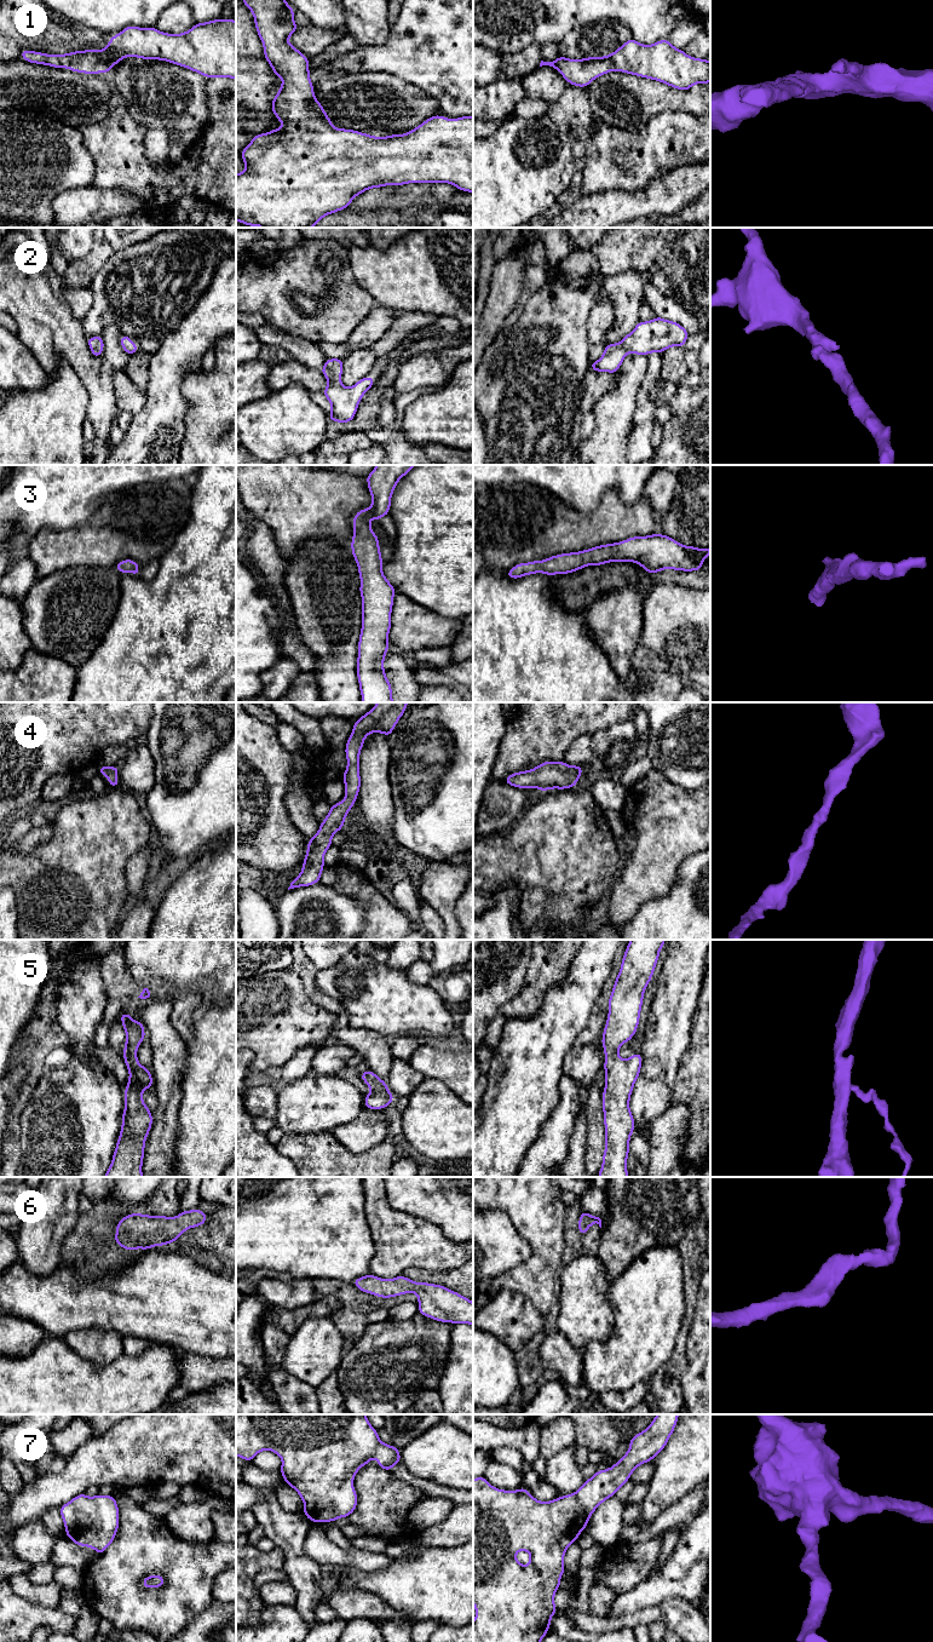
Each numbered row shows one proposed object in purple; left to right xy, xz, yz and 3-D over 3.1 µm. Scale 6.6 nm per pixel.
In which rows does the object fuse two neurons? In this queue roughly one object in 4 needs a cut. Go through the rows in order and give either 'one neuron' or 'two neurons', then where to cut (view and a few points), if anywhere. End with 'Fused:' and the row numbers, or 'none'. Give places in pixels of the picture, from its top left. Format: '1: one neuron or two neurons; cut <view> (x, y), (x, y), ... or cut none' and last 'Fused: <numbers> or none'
1: one neuron; cut none
2: one neuron; cut none
3: one neuron; cut none
4: one neuron; cut none
5: one neuron; cut none
6: one neuron; cut none
7: one neuron; cut none
Fused: none

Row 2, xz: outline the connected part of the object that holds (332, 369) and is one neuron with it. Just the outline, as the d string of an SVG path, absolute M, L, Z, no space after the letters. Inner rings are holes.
M327 358L321 369L321 373L328 379L328 385L322 394L332 404L332 412L328 414L329 421L339 421L341 425L355 419L363 395L375 383L374 378L367 375L353 386L345 387L340 381L342 363L341 358Z

